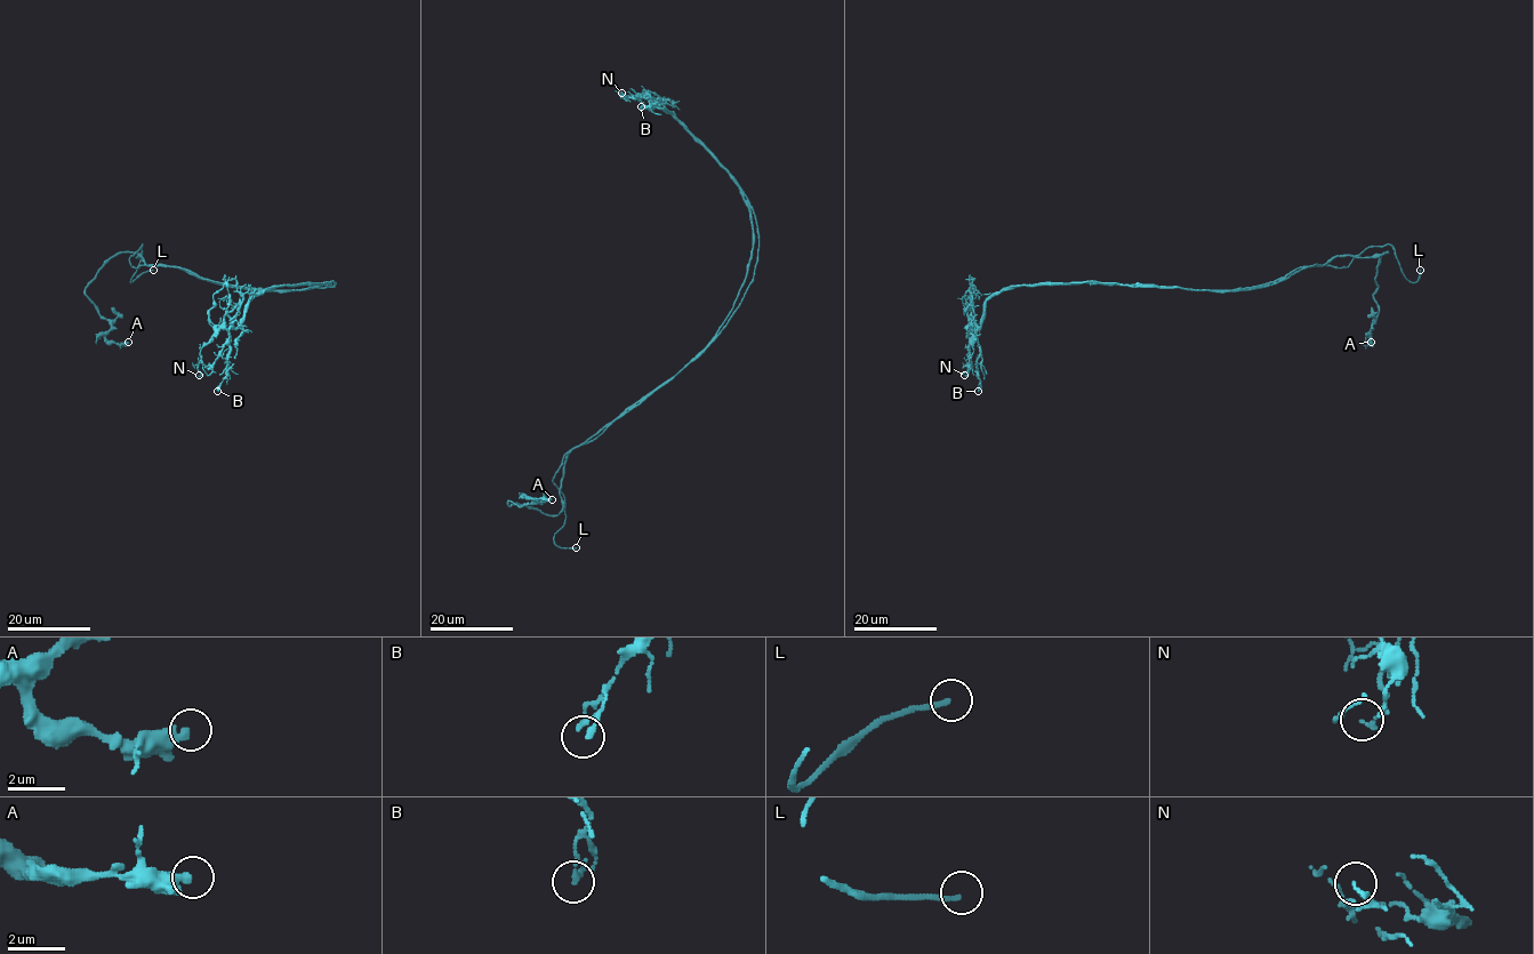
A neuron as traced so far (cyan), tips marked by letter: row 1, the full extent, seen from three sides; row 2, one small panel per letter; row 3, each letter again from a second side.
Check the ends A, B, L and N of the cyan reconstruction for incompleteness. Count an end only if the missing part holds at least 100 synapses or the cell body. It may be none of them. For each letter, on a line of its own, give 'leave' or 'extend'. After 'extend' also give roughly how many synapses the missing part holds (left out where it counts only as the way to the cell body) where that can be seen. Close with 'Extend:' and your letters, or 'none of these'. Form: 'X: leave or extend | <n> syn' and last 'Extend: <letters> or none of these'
A: leave
B: leave
L: extend
N: leave
Extend: L

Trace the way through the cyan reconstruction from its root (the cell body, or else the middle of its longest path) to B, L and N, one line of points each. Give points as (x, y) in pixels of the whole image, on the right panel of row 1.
B: (1219, 290), (1087, 282), (1005, 287), (986, 302), (984, 321), (974, 328), (979, 350), (978, 391)
L: (1219, 290), (1263, 285), (1301, 266), (1343, 267), (1366, 248), (1388, 243), (1408, 280), (1415, 282), (1420, 270)
N: (1219, 290), (1087, 282), (1011, 285), (996, 291), (986, 302), (979, 328), (970, 317), (971, 361), (964, 375)

